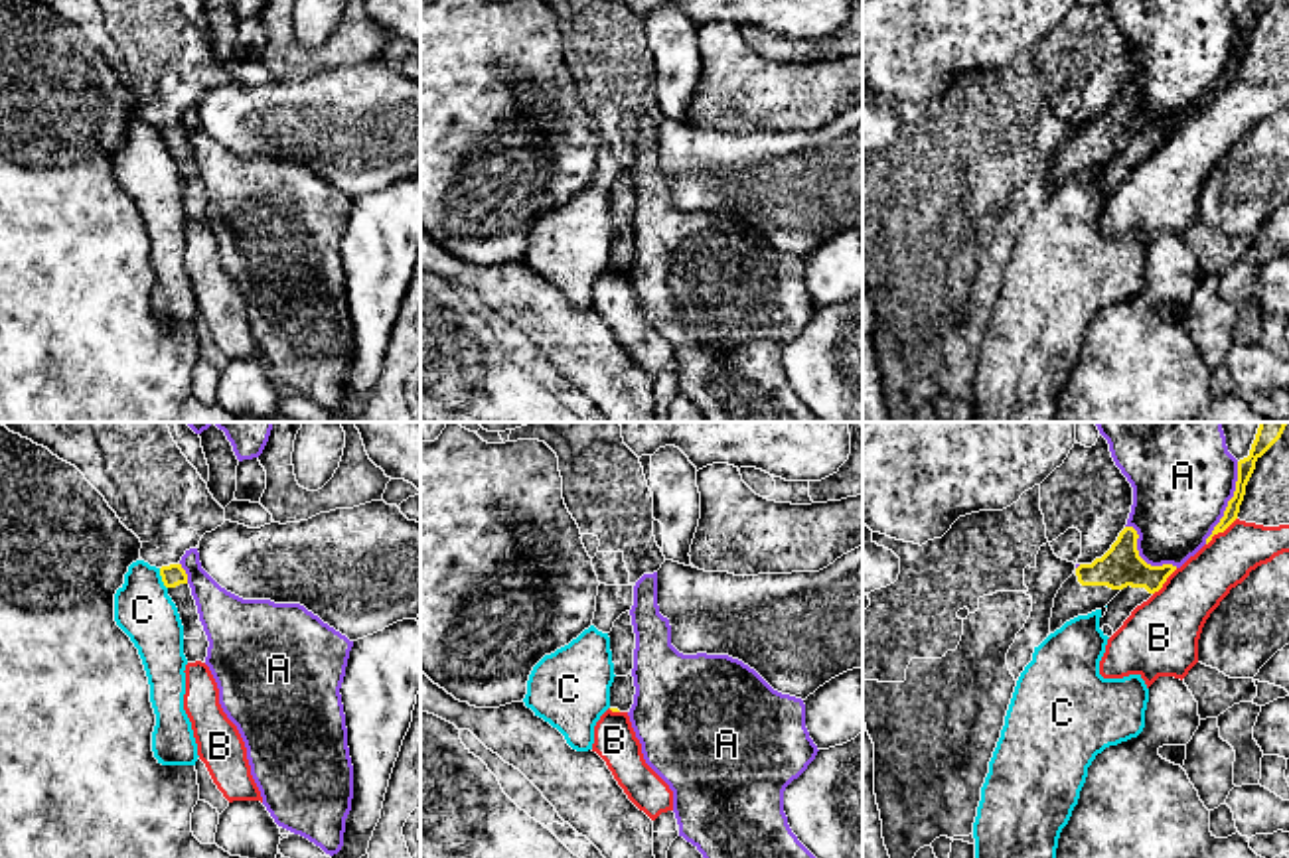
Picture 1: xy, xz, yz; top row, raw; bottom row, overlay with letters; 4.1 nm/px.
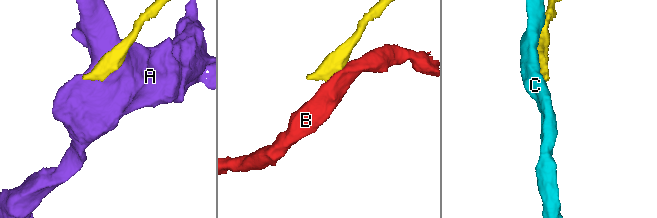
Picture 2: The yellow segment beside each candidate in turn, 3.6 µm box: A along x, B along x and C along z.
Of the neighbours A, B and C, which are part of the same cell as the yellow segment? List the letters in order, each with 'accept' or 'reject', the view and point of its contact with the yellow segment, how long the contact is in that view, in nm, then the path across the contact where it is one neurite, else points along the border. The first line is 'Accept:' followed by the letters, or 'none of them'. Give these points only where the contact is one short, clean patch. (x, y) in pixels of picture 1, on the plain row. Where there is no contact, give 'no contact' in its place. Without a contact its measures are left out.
Accept: none of them
A: reject; meets yellow in yz at (1228, 62); contact 360 nm long
B: reject; meets yellow in yz at (1220, 89); contact 170 nm long; border along yz (1236, 75), (1207, 103)
C: reject; meets yellow in xy at (162, 137); contact 90 nm long

